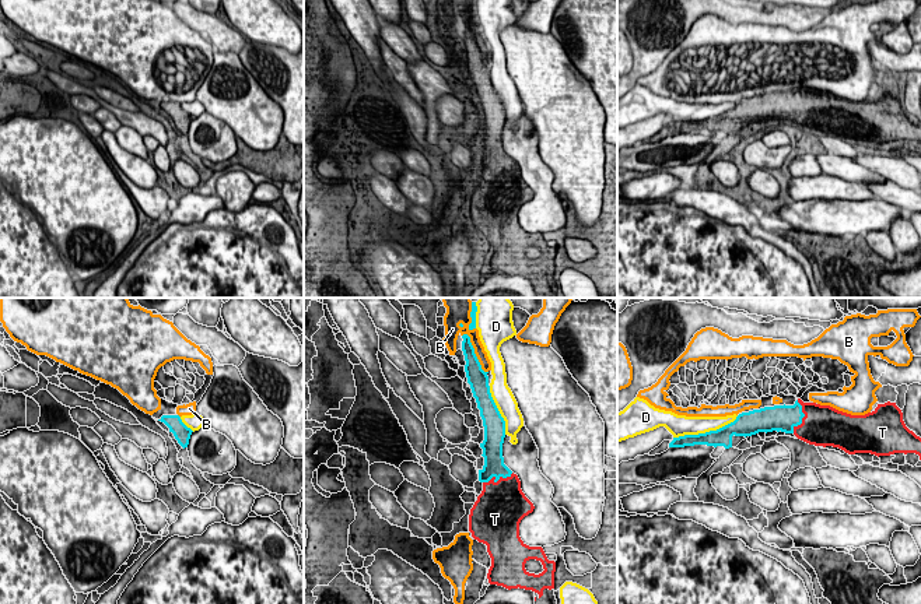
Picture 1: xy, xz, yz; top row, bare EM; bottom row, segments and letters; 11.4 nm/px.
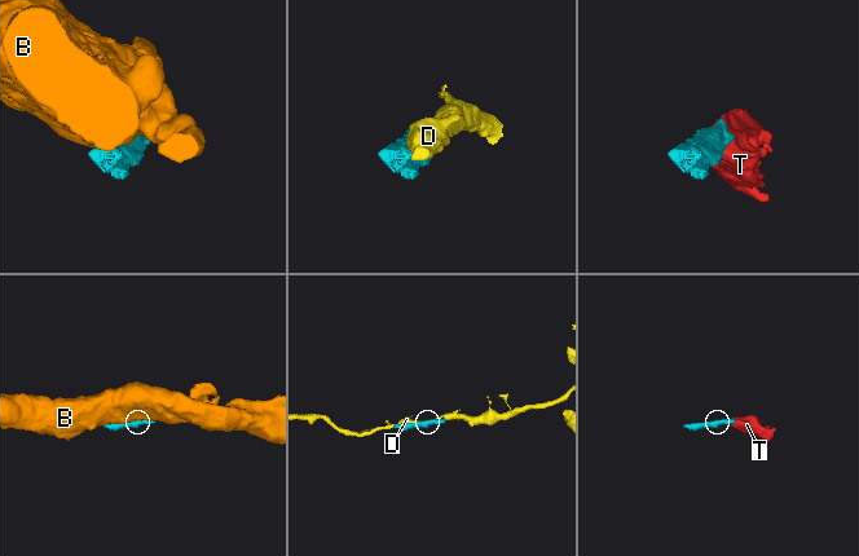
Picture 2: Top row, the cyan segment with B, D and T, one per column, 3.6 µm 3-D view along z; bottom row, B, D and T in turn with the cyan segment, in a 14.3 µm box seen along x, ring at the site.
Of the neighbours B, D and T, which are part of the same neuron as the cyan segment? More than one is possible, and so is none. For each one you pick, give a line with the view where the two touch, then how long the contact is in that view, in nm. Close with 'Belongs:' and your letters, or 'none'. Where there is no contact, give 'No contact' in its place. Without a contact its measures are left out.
T: Touches cyan in xz. Shared border 380 nm
Belongs: T

